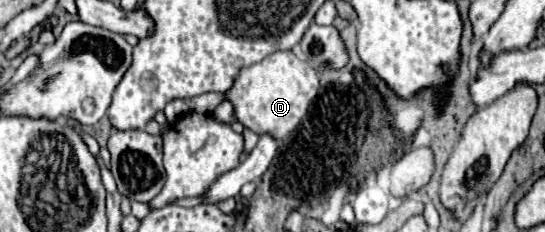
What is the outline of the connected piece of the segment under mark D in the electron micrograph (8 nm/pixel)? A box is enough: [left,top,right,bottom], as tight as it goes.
[228,51,318,141]

